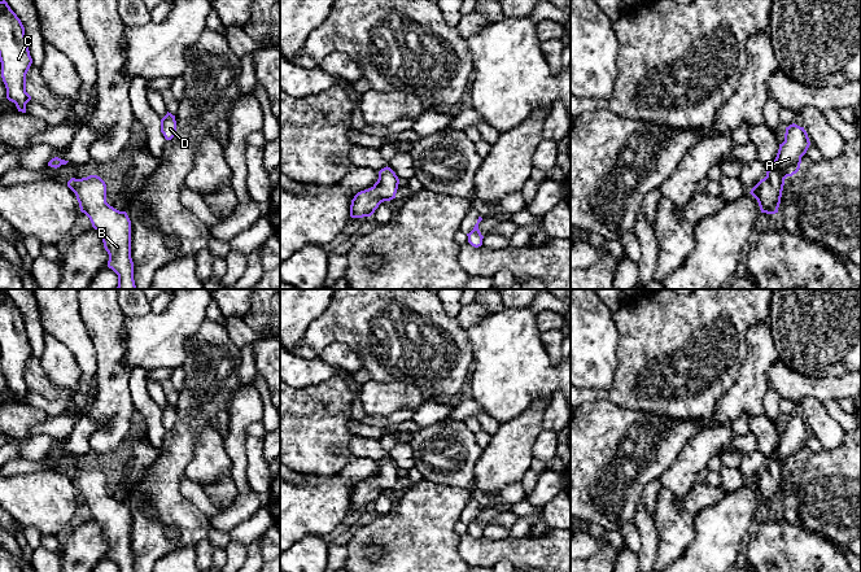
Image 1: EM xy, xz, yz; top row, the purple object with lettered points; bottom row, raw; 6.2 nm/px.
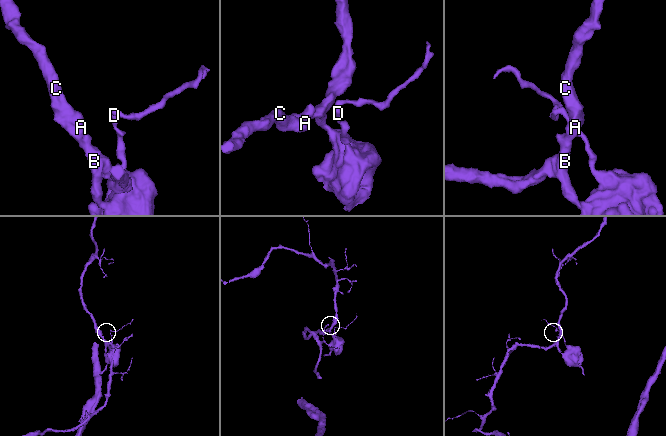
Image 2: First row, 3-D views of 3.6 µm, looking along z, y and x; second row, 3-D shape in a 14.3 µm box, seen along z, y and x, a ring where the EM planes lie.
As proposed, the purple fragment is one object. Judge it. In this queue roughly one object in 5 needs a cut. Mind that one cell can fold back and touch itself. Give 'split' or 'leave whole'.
leave whole

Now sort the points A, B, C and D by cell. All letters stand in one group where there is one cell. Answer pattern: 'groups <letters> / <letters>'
groups A B C D

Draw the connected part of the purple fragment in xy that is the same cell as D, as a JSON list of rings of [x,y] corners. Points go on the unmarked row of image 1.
[[[167,402],[167,405],[161,410],[161,423],[166,431],[171,431],[176,423],[175,406]]]

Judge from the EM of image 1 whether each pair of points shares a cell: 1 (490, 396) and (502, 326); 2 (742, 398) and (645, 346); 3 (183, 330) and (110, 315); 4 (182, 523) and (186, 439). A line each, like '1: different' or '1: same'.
1: same
2: different
3: different
4: same

